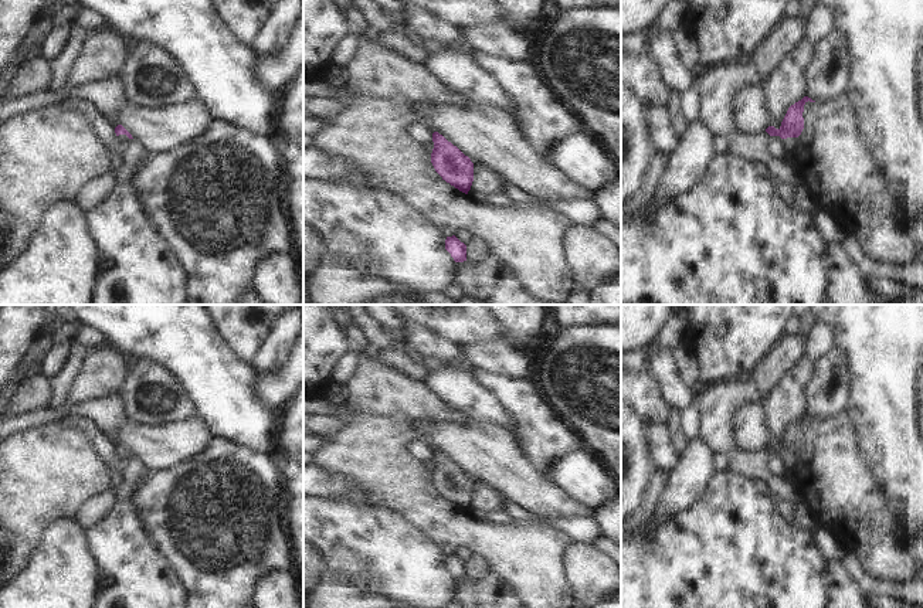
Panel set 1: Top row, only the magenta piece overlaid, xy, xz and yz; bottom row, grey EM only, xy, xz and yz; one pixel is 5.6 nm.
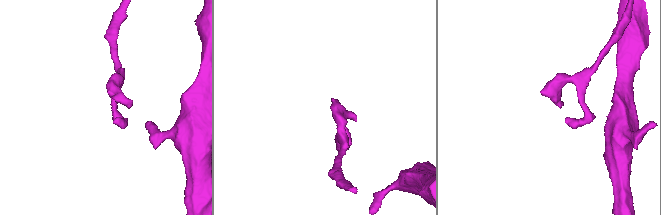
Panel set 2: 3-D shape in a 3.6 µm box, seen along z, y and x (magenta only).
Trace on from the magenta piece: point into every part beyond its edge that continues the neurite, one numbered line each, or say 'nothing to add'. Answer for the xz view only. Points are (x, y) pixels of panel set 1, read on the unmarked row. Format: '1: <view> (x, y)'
nothing to add

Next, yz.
1: yz (753, 465)

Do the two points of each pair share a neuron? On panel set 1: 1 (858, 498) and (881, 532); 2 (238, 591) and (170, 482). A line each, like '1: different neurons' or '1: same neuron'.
1: same neuron
2: same neuron

